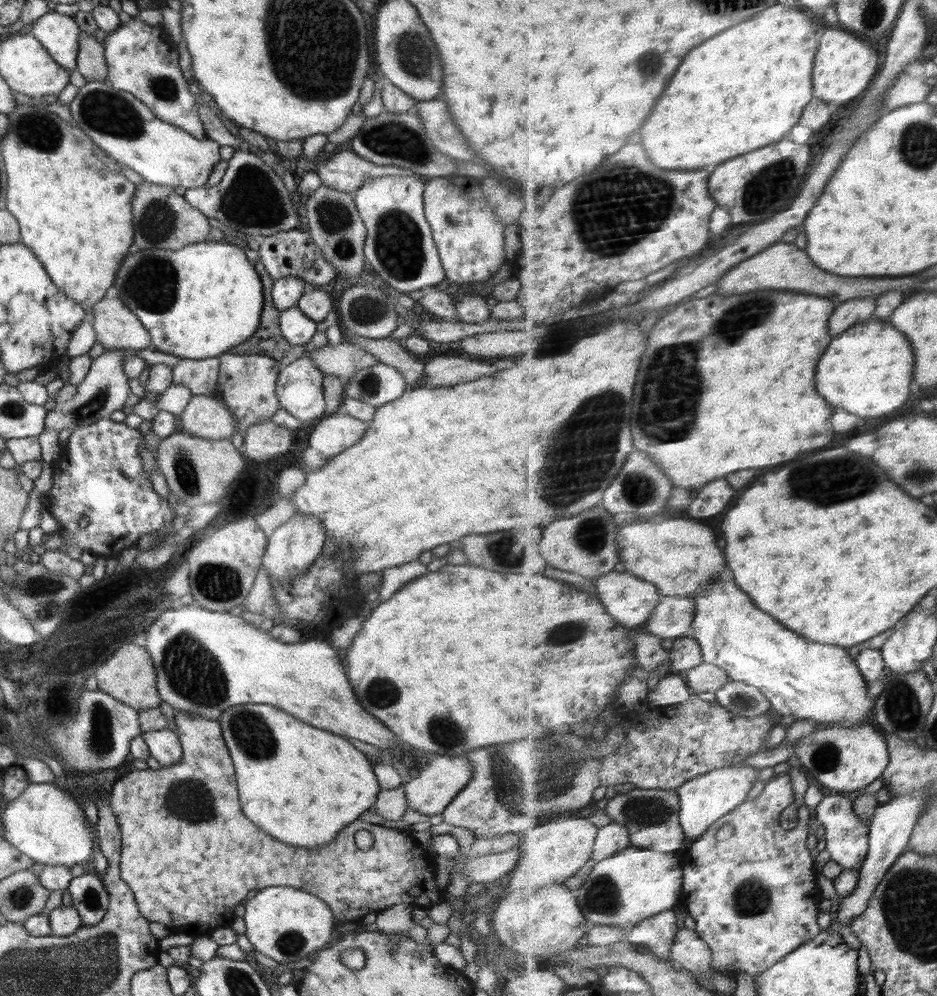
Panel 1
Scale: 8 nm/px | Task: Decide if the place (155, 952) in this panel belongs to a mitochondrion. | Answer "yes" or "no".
no

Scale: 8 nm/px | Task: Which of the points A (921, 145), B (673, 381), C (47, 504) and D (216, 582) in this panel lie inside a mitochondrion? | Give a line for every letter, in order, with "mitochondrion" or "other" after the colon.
A: mitochondrion
B: mitochondrion
C: other
D: mitochondrion

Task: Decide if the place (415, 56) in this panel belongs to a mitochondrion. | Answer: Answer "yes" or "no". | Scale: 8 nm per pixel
yes

